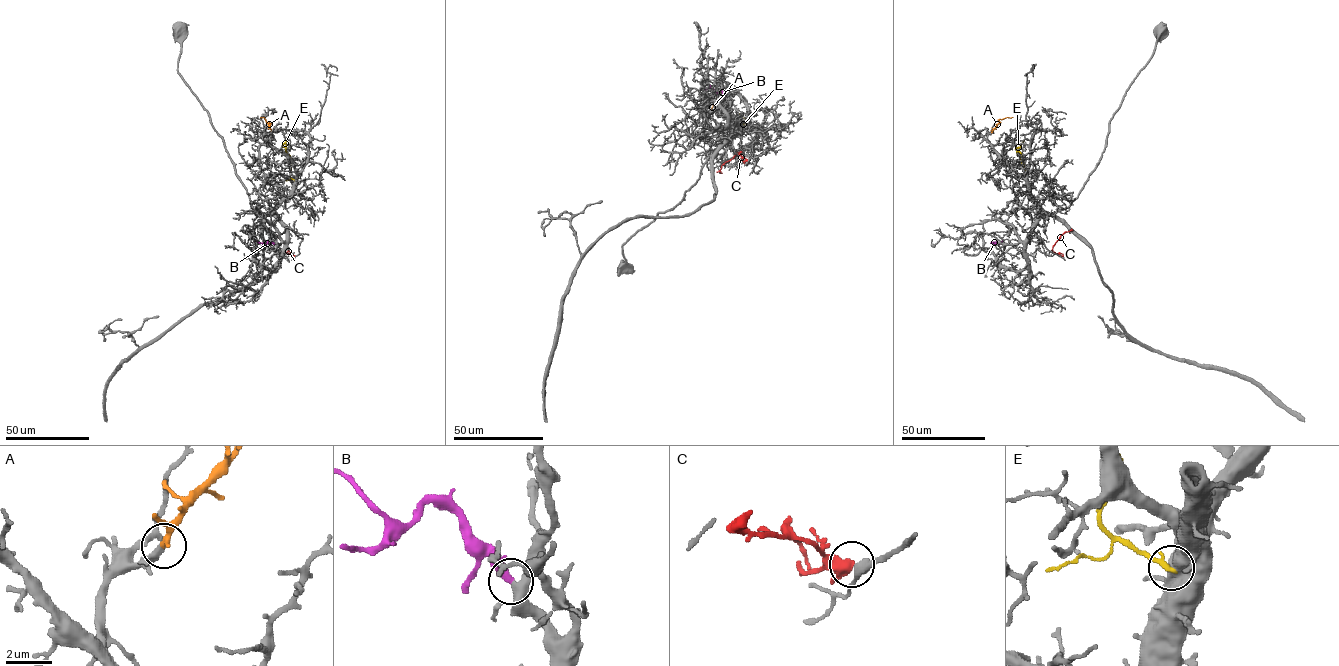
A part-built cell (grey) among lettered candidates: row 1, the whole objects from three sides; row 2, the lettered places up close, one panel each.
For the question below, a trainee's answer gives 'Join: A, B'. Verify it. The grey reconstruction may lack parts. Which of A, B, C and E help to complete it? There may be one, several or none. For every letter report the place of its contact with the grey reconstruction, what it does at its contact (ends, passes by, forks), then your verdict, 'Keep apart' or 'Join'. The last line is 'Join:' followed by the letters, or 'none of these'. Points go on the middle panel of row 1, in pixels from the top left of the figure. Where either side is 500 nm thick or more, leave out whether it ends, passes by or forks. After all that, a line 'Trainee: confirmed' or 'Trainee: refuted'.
A: Touches grey at (722, 87). It passes by. Join
B: Touches grey at (726, 97). It ends there. Join
C: Touches grey at (748, 160). It passes by. Keep apart
E: Touches grey at (748, 124). Keep apart
Join: A, B
Trainee: confirmed

